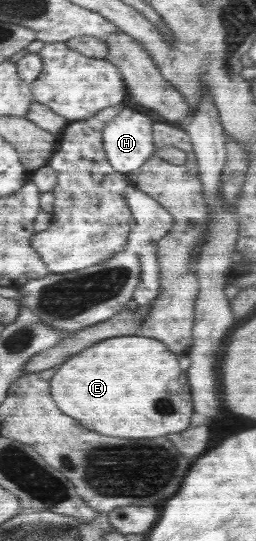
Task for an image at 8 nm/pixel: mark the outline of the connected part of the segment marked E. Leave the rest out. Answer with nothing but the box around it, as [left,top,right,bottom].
[50,334,195,439]

